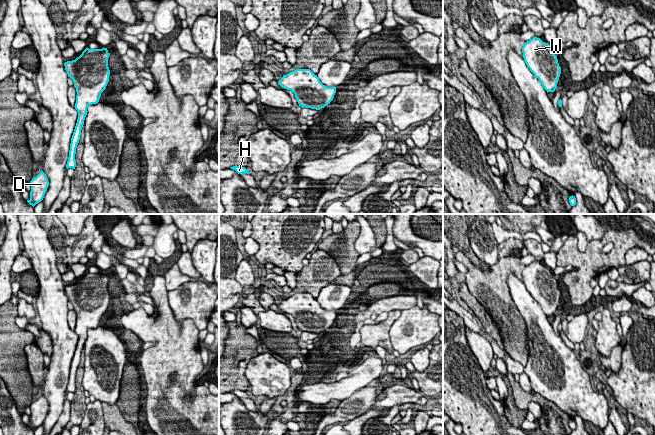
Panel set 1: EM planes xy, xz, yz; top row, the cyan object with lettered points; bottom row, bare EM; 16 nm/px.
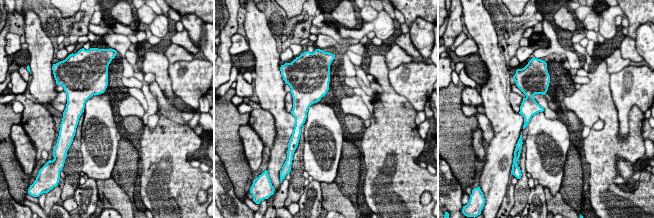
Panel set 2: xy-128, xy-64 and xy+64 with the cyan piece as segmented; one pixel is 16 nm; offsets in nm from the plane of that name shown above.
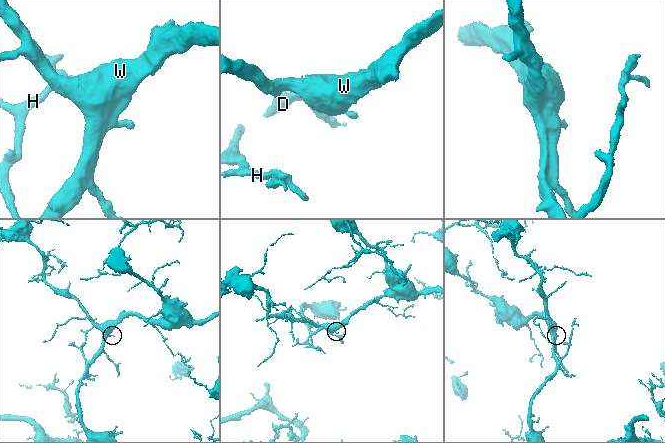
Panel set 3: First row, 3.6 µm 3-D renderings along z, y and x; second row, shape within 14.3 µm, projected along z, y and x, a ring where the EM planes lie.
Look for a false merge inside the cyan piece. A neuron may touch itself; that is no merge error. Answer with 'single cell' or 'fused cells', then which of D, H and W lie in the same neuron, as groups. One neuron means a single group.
single cell; D H W

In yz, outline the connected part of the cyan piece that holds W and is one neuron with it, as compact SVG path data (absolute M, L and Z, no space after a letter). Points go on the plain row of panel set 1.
M533 261L522 271L524 285L530 295L539 303L544 313L554 316L561 298L553 272L540 262Z

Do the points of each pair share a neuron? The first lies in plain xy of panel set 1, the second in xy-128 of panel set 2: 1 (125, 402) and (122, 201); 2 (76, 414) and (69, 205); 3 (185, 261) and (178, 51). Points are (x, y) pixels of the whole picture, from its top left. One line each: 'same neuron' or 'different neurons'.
1: different neurons
2: different neurons
3: different neurons

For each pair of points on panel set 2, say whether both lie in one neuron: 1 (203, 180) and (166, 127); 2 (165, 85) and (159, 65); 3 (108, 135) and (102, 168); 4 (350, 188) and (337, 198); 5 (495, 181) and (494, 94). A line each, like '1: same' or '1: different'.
1: same
2: same
3: same
4: different
5: same

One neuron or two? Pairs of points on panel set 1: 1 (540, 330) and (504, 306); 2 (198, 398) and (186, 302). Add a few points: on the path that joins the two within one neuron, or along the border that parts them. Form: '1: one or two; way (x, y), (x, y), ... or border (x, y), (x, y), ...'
1: two; border (511, 299), (524, 320), (529, 342)
2: two; border (169, 304), (179, 323), (190, 319), (199, 330)

